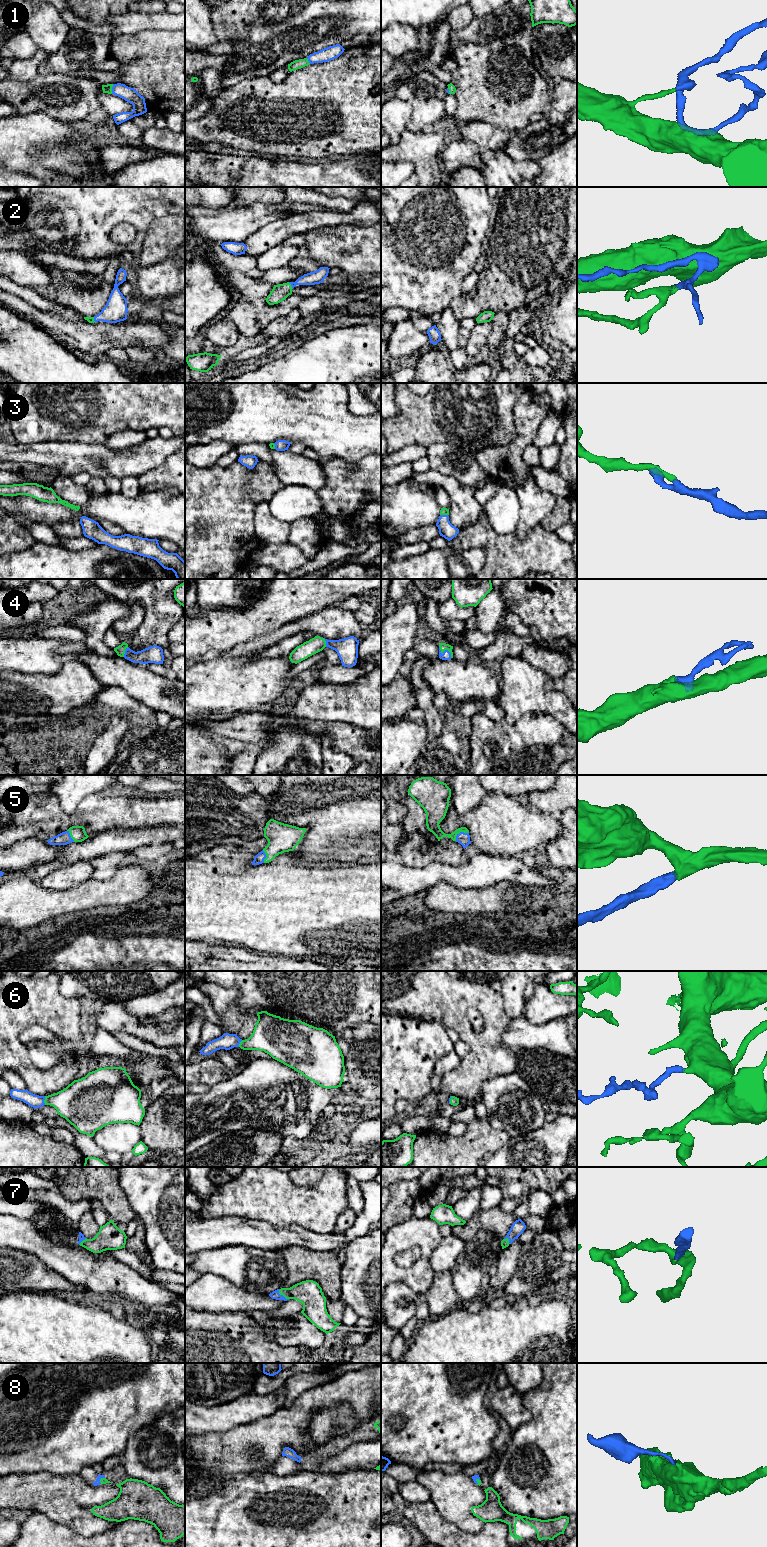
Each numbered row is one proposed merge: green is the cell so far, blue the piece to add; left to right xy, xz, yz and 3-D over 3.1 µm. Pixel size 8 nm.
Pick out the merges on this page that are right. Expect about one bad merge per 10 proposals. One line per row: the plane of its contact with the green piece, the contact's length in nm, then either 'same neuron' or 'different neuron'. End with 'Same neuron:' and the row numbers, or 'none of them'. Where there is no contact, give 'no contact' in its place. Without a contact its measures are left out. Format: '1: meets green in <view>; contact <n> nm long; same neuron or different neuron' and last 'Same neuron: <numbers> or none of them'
1: meets green in xy; contact 80 nm long; same neuron
2: meets green in xz; contact 70 nm long; same neuron
3: meets green in yz; contact 60 nm long; same neuron
4: meets green in yz; contact 140 nm long; same neuron
5: meets green in yz; contact 130 nm long; same neuron
6: meets green in xy; contact 70 nm long; same neuron
7: meets green in xz; contact 120 nm long; same neuron
8: meets green in xy; contact 70 nm long; same neuron
Same neuron: 1, 2, 3, 4, 5, 6, 7, 8

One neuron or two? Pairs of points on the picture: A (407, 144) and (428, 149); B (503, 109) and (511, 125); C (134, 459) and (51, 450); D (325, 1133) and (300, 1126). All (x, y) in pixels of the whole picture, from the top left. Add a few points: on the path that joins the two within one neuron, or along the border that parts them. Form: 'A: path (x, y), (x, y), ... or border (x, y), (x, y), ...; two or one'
A: path (412, 147), (423, 149); one
B: path (507, 113), (511, 117), (511, 121); one
C: path (113, 459), (91, 455), (72, 455); one
D: border (321, 1113), (316, 1119), (312, 1131); two

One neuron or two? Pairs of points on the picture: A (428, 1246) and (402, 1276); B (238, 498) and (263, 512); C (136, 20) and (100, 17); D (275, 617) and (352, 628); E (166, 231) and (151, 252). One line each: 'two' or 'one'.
A: one
B: two
C: two
D: two
E: one

